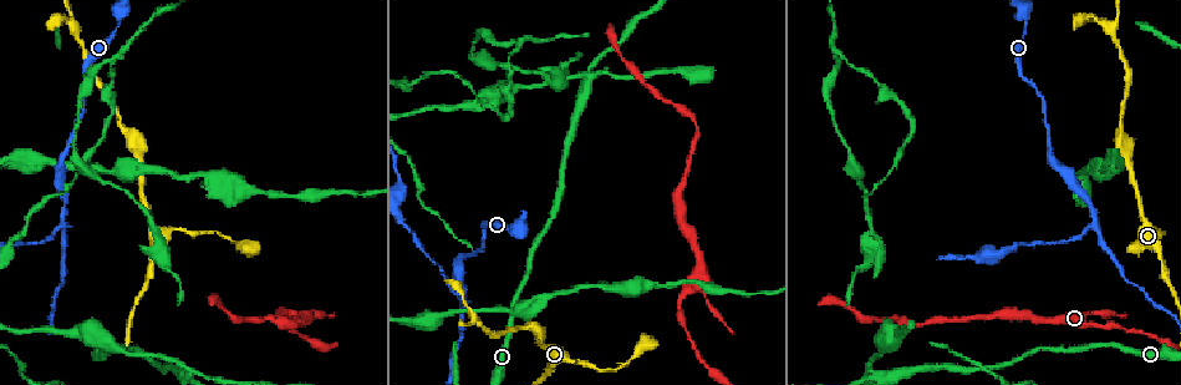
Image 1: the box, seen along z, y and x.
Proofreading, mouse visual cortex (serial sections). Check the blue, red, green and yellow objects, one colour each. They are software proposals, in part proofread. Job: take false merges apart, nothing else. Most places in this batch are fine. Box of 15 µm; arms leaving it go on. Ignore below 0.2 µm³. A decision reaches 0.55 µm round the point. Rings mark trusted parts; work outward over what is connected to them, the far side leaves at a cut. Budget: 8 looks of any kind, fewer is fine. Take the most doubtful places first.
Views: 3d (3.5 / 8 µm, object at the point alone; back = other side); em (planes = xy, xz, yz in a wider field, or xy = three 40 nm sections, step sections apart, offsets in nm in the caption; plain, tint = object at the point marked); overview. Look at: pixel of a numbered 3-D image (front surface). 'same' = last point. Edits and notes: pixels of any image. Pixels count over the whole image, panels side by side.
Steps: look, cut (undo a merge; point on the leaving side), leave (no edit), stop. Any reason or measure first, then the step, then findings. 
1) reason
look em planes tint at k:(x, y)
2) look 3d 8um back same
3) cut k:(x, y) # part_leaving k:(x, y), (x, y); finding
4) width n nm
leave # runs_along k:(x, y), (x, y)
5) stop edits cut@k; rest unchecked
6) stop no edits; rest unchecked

two arms in line, one across
look 3d 3.5um at 1:(460, 301)

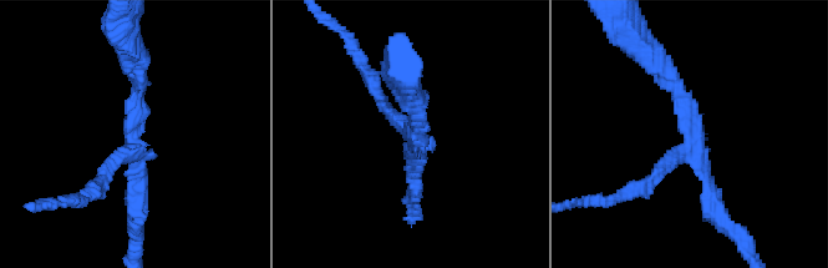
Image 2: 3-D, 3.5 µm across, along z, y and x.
arms 3; arm_widths 150, 200, 200 nm
look em xy step 1 tint at 2:(693, 141)

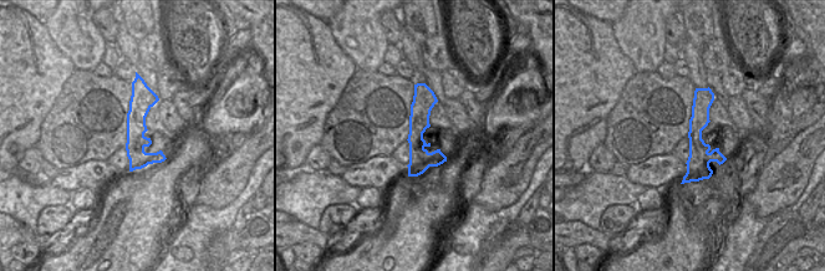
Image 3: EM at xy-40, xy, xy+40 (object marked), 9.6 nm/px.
leave # runs_along 2:(133, 64), (133, 147), (98, 190); one cell here

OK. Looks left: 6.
thin arm on a thick one
look 3d 3.5um at 1:(591, 77)

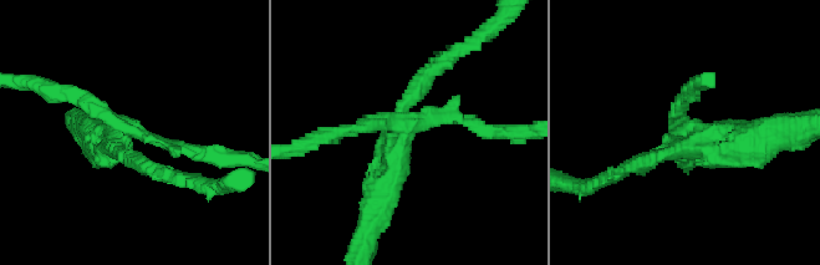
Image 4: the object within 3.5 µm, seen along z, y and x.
arms 4; arm_widths 150, 200, 250, 400 nm; shape alone is not enough
look em xy step 2 tint at 4:(403, 133)

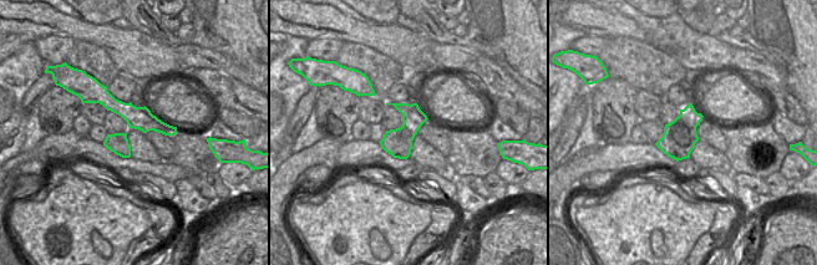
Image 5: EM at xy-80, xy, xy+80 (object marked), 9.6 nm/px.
cut 4:(86, 101) # part_leaving 4:(126, 130), (91, 102), (26, 83); two cells meet here

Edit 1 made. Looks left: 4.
calibre changes
look 3d 8um at 1:(68, 15)

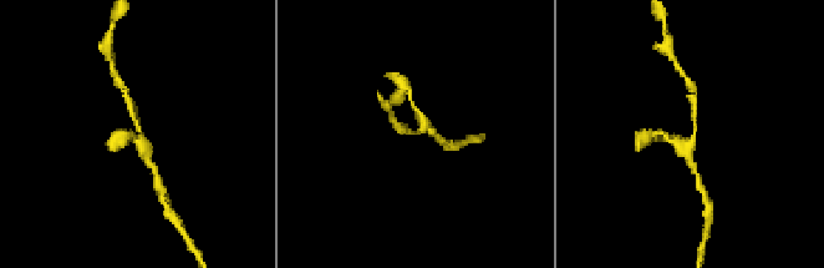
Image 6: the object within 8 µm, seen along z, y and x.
now the EM
look em planes tint at 6:(695, 133)

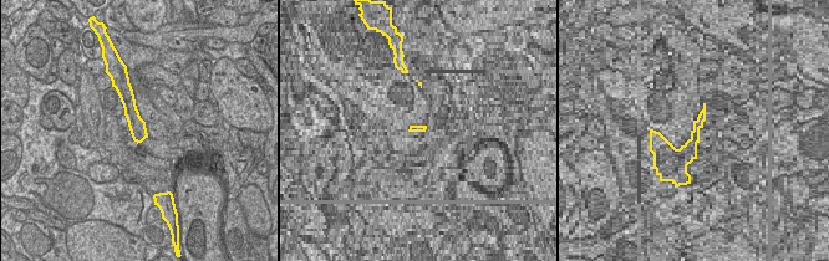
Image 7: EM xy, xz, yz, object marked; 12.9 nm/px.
width 220 nm
leave # runs_along 6:(149, 165), (127, 102); one cell here

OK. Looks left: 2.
stop edits cut@4; rest unchecked

